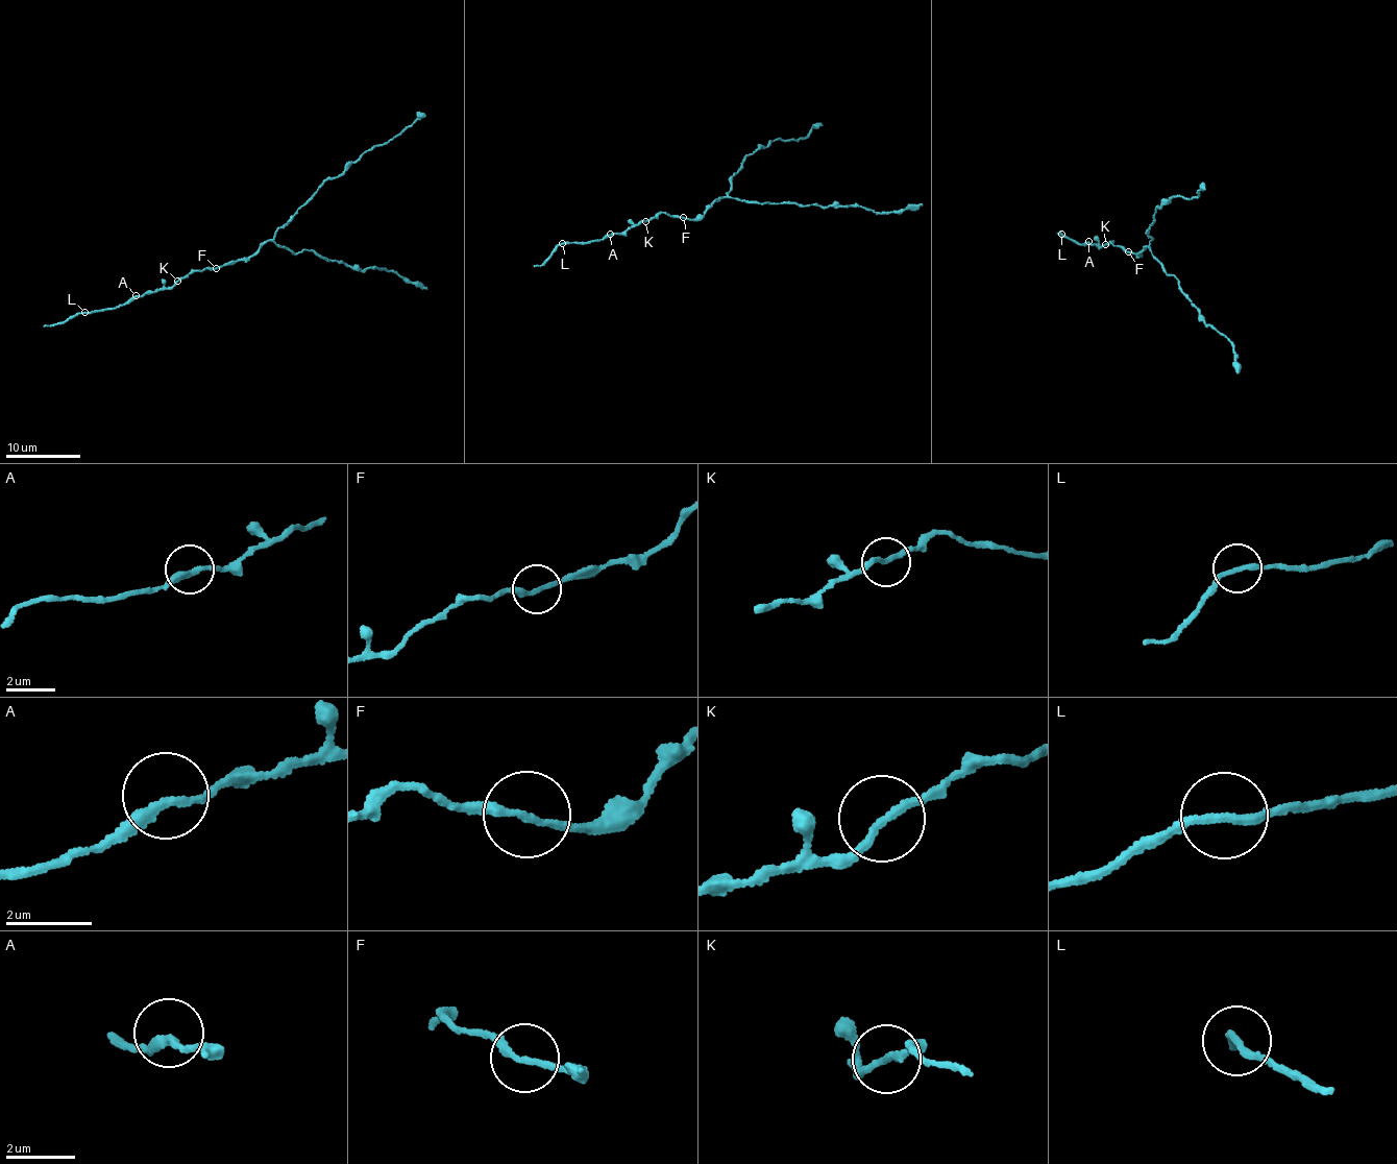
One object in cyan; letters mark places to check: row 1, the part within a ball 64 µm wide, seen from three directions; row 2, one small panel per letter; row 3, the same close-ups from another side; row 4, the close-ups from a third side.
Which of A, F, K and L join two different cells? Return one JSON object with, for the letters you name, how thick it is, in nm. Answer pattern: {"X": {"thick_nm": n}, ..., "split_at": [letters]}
{"F": {"thick_nm": 170}, "split_at": ["F"]}

